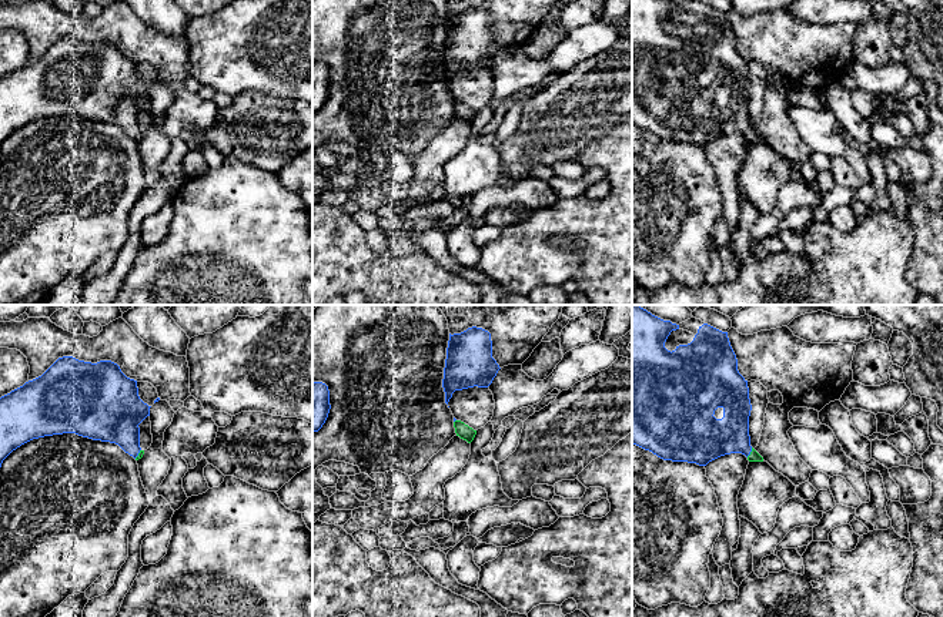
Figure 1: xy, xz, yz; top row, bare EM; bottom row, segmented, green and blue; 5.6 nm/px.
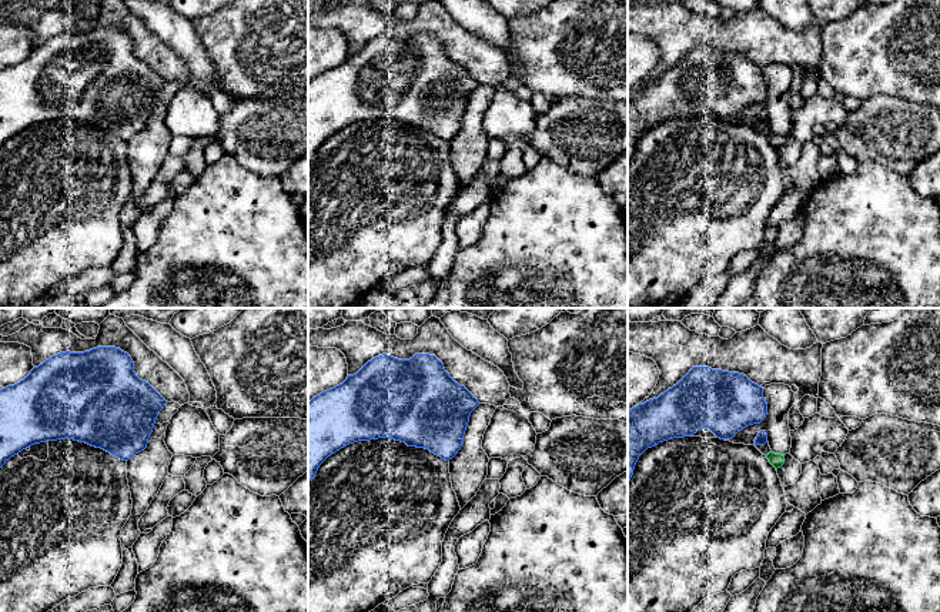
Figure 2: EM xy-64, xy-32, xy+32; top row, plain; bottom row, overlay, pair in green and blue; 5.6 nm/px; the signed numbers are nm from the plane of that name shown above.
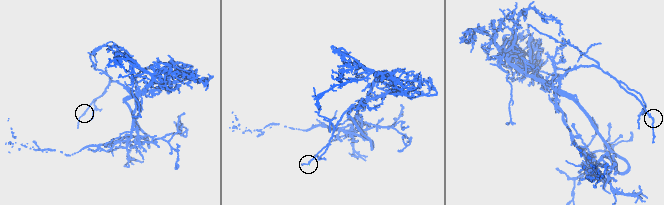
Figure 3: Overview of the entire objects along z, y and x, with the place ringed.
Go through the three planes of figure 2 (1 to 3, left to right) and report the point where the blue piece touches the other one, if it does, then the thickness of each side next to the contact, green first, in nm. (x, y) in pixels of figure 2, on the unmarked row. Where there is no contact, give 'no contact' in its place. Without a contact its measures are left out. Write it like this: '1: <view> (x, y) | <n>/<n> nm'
1: no contact
2: no contact
3: no contact

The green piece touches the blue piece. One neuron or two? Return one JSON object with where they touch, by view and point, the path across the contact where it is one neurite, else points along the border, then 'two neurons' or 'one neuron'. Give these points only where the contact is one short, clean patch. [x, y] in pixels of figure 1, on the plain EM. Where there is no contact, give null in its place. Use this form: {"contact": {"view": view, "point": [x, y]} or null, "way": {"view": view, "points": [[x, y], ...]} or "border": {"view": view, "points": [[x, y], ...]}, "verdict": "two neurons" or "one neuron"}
{"contact": {"view": "yz", "point": [751, 133]}, "way": {"view": "yz", "points": [[753, 137], [751, 133], [733, 118], [709, 118]]}, "verdict": "one neuron"}

